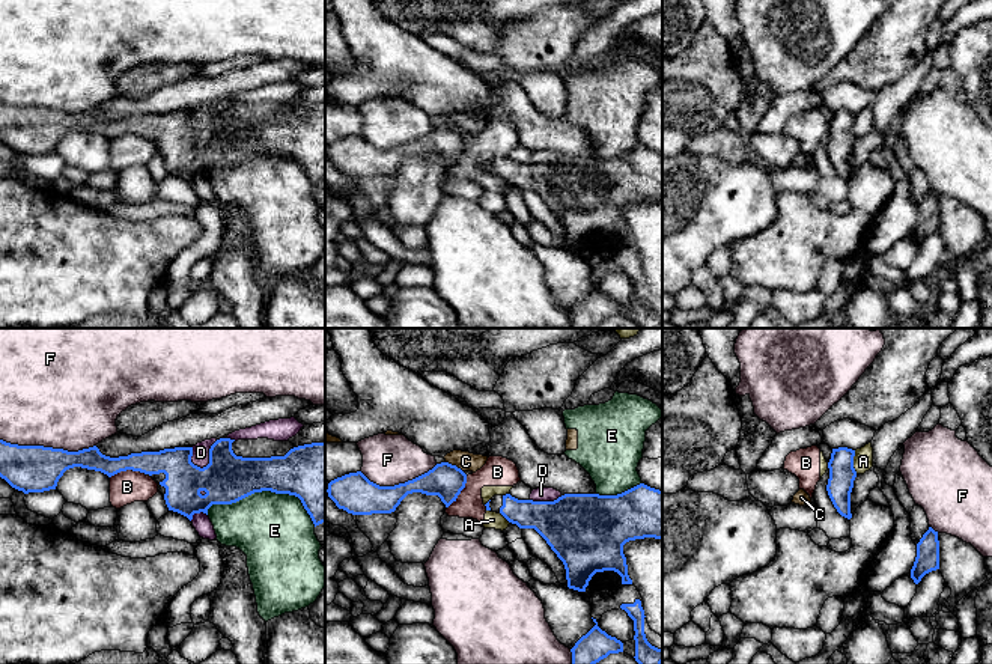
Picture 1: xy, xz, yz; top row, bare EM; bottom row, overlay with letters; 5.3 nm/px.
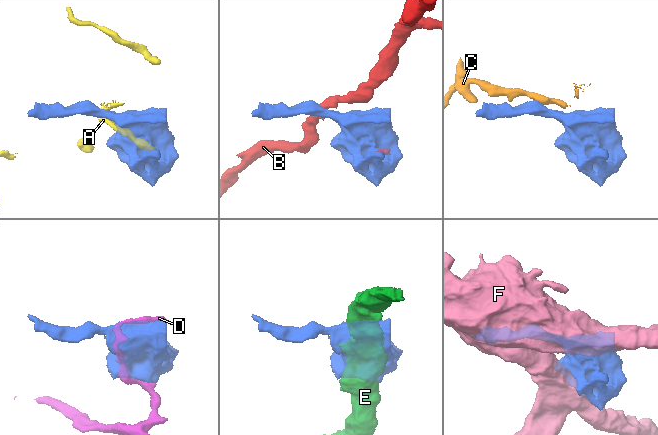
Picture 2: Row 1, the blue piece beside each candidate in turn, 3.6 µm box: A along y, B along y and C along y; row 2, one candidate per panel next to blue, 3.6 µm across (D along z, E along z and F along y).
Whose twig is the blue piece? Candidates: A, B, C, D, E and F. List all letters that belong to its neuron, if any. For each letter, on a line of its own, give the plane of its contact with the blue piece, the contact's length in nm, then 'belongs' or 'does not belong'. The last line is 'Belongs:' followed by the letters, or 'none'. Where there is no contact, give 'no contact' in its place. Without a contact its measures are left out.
A: meets blue in yz; contact 130 nm long; does not belong
B: meets blue in xy; contact 190 nm long; does not belong
C: meets blue in xz; contact 110 nm long; does not belong
D: meets blue in xy; contact 190 nm long; does not belong
E: meets blue in xy; contact 600 nm long; does not belong
F: meets blue in xy; contact 500 nm long; does not belong
Belongs: none

